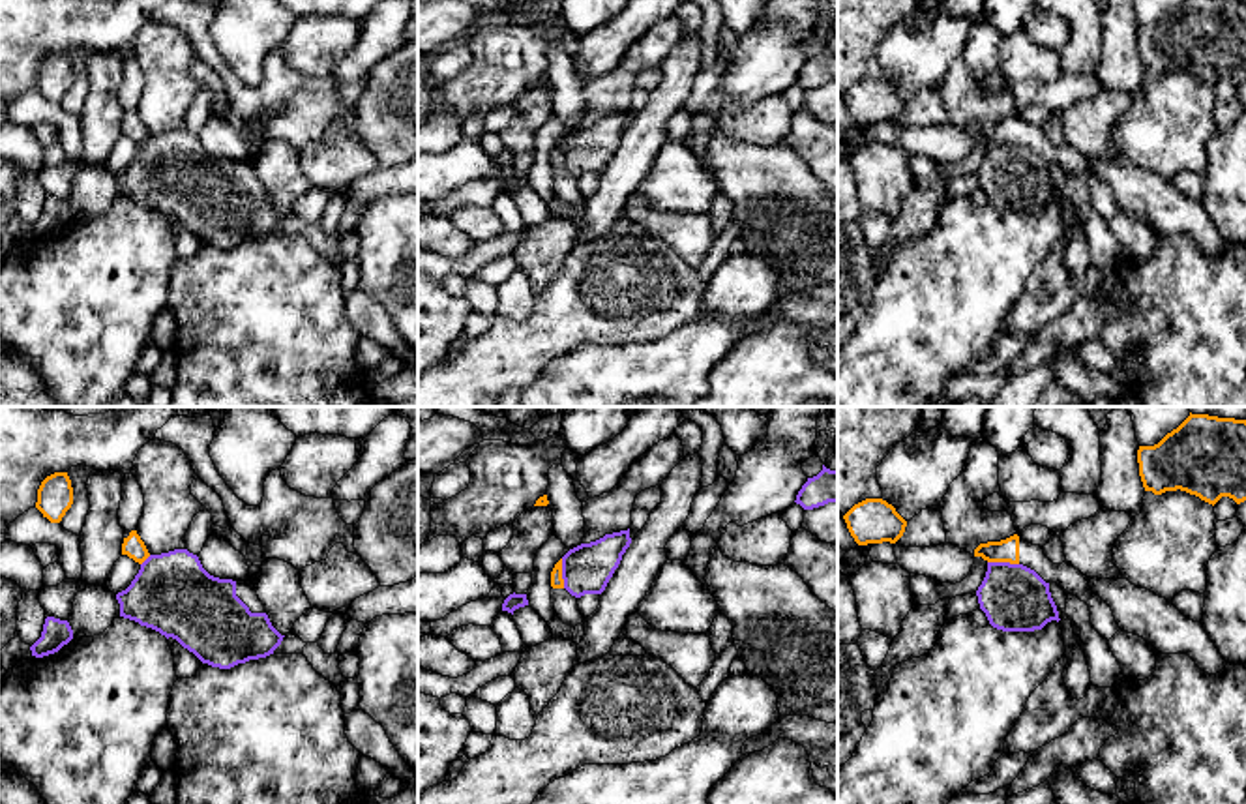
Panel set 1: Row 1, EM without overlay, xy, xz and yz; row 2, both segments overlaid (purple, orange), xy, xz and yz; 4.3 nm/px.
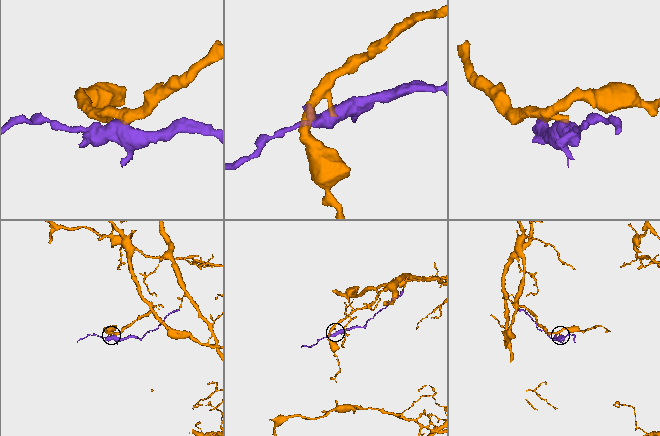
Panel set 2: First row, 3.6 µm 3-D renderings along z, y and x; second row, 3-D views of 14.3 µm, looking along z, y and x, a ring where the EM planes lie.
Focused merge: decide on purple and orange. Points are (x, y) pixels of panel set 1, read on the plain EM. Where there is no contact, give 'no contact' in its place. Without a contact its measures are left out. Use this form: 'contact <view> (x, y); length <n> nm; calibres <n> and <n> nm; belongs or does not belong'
contact yz (1003, 143); length 140 nm; calibres 280 and 100 nm; belongs

